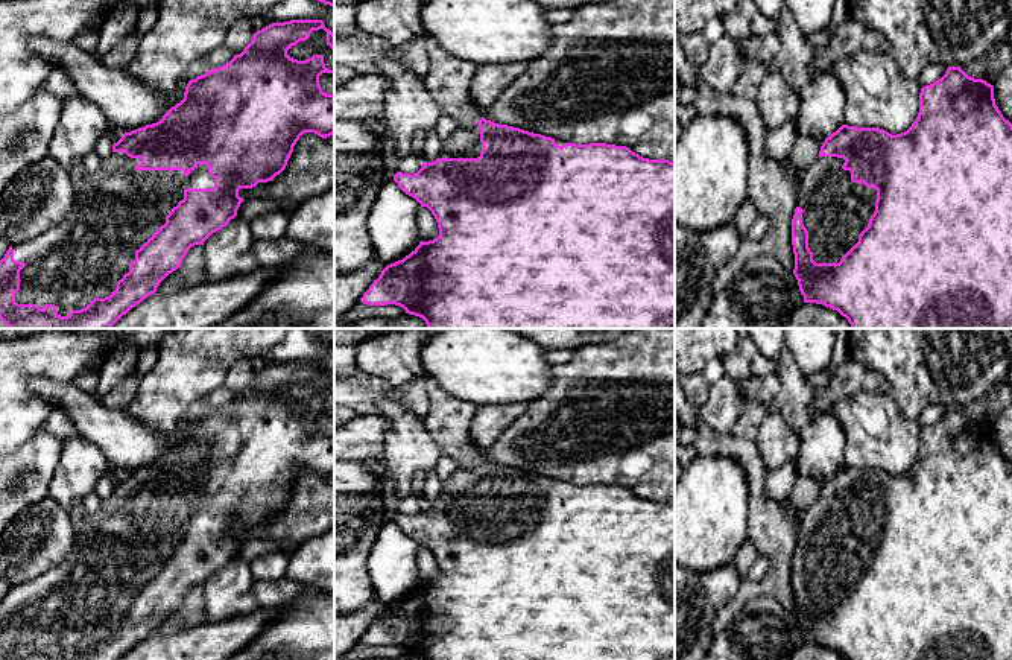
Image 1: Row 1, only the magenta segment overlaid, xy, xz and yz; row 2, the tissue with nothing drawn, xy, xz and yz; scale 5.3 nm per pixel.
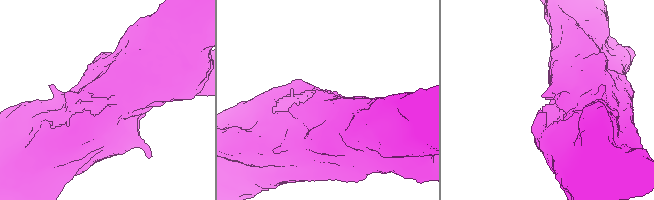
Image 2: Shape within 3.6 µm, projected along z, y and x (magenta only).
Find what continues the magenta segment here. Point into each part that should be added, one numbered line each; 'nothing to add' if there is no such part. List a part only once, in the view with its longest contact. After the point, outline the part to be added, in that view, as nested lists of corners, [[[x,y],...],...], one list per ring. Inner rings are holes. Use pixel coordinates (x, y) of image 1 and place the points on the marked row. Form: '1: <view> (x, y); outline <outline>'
1: xy (81, 257); outline [[[112,152],[100,166],[84,175],[82,189],[74,192],[74,205],[68,214],[47,231],[30,240],[11,245],[14,260],[24,262],[20,271],[20,290],[15,294],[18,304],[55,304],[59,316],[70,310],[85,309],[94,298],[109,297],[117,281],[129,272],[129,263],[135,260],[135,251],[166,224],[166,216],[184,199],[185,189],[213,189],[214,178],[207,164],[198,164],[188,176],[182,170],[137,170],[140,158],[131,158],[125,152]]]

